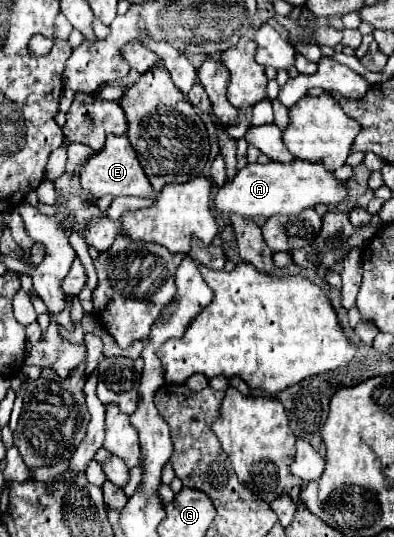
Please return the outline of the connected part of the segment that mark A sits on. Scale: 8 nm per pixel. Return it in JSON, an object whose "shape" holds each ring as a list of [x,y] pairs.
{"shape":[[[294,160],[290,164],[268,162],[268,164],[246,164],[236,172],[232,180],[226,180],[224,186],[214,194],[214,206],[220,214],[230,216],[238,214],[244,218],[254,216],[296,216],[306,208],[314,208],[316,204],[338,204],[346,196],[344,184],[340,184],[330,170],[326,170],[318,162]]]}

